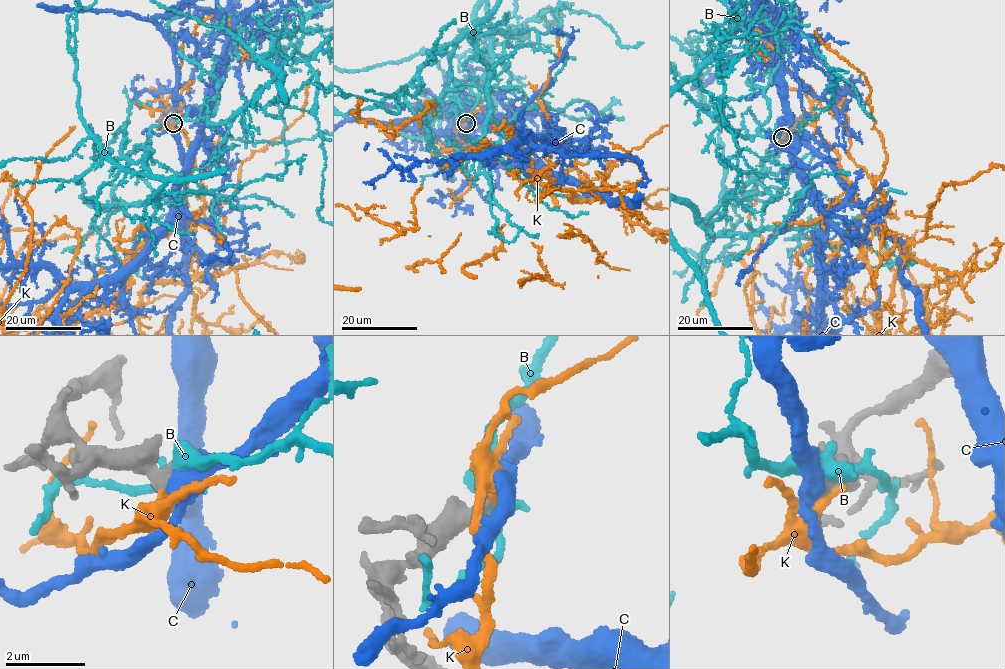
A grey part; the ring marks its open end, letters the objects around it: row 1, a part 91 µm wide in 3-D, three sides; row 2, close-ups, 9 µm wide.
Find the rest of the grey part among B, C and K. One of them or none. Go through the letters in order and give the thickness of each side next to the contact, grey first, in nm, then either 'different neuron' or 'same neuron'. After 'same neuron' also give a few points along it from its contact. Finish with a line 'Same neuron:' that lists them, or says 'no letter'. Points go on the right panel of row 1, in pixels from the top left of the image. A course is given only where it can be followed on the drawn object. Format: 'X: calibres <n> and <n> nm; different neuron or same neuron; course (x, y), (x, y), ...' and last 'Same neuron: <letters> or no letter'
B: calibres 550 and 360 nm; different neuron
C: calibres 440 and 440 nm; same neuron
K: calibres 480 and 240 nm; different neuron
Same neuron: C

